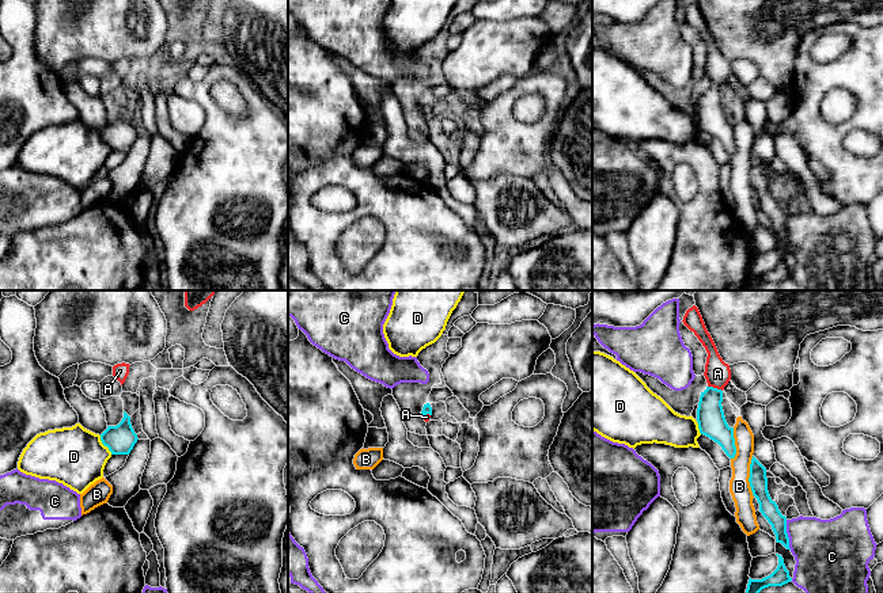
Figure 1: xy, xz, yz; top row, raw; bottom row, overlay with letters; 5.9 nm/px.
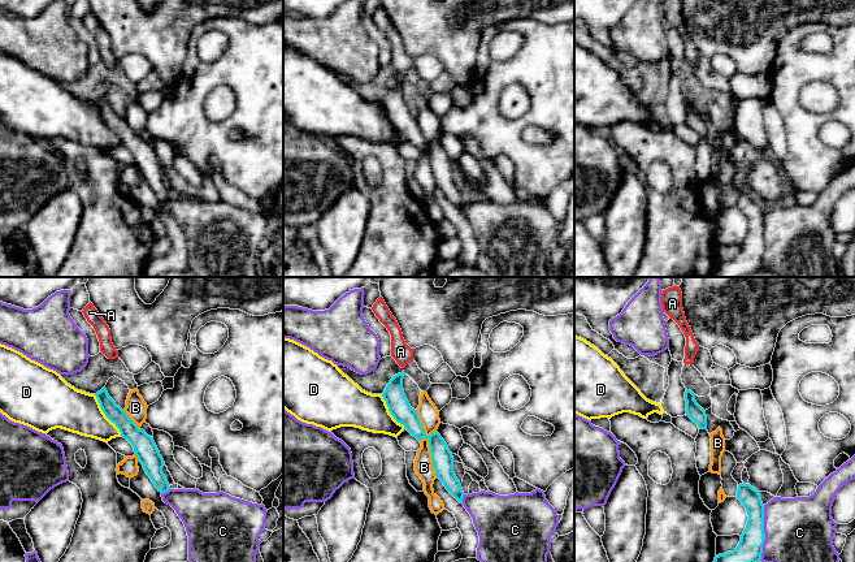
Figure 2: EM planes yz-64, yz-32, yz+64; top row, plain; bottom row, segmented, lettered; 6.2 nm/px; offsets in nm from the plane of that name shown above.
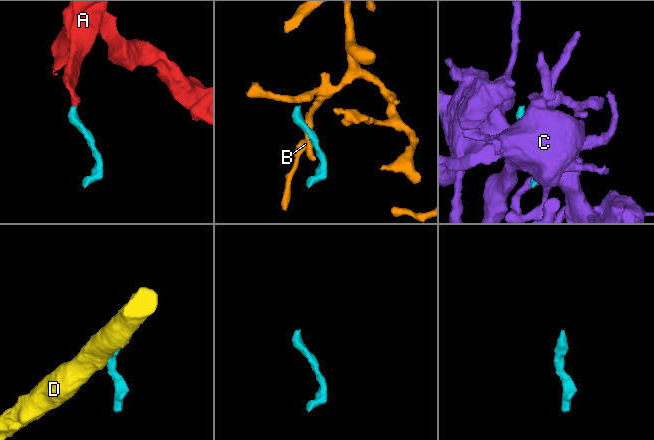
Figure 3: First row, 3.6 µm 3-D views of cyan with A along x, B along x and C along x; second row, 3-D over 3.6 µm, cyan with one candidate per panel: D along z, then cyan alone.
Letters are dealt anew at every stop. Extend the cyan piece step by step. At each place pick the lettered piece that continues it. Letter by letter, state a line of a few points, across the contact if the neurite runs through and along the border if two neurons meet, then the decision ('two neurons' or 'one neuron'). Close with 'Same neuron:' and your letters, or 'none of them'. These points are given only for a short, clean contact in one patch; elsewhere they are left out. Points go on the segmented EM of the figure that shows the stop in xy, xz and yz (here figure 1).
A: line yz (712, 424), (712, 395), (715, 388), (717, 373); one neuron
B: line yz (751, 456), (749, 486), (754, 495); two neurons
C: two neurons
D: line xy (99, 436), (99, 440), (112, 453); two neurons
Same neuron: A

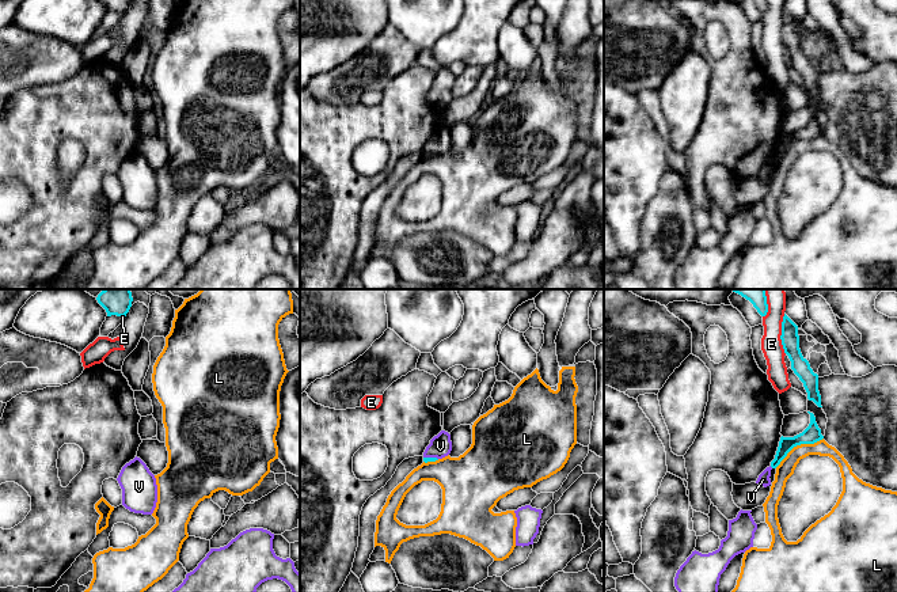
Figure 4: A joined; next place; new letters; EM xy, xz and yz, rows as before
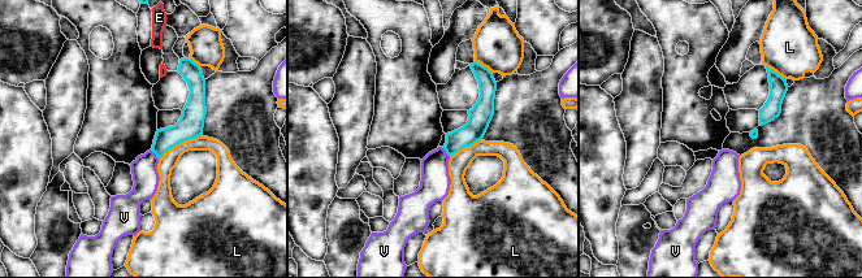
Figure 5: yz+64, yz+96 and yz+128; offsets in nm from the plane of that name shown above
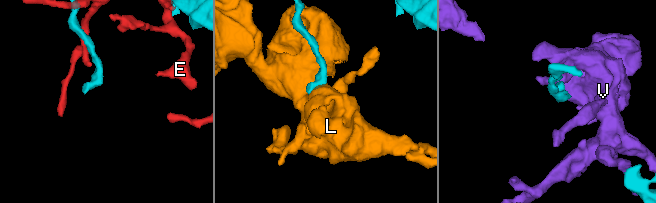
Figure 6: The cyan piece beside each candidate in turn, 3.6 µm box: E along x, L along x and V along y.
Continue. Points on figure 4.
E: line yz (783, 314), (780, 344), (786, 353); two neurons
L: two neurons
V: line xz (424, 456), (434, 456), (437, 459); two neurons
Same neuron: none of them

